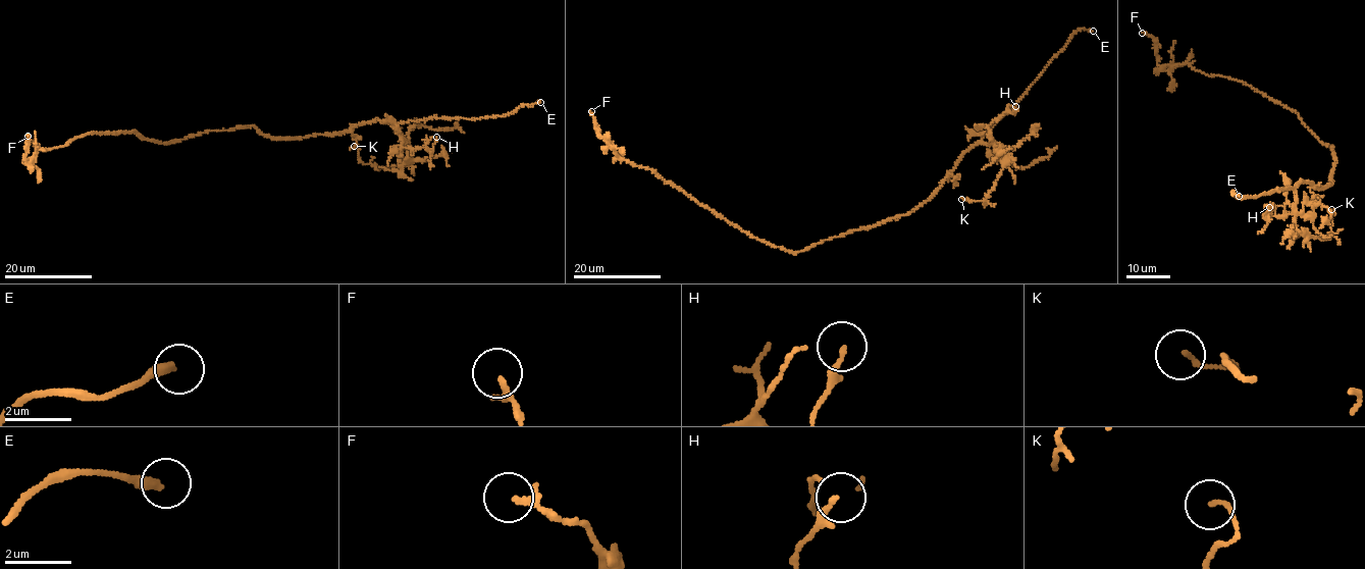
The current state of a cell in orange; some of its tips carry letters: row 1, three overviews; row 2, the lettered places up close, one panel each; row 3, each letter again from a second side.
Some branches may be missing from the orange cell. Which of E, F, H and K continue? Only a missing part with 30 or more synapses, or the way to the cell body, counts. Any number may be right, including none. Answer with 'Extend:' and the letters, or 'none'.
Extend: E

